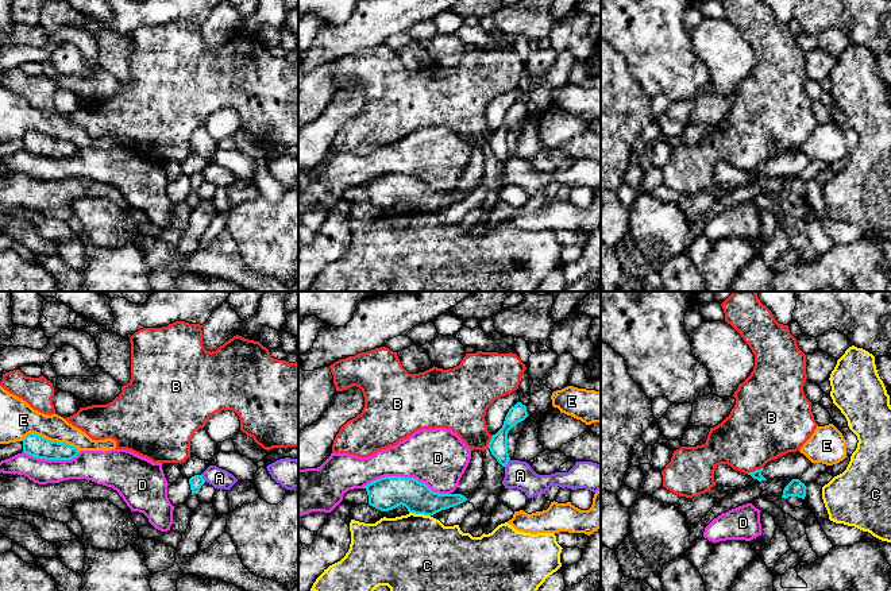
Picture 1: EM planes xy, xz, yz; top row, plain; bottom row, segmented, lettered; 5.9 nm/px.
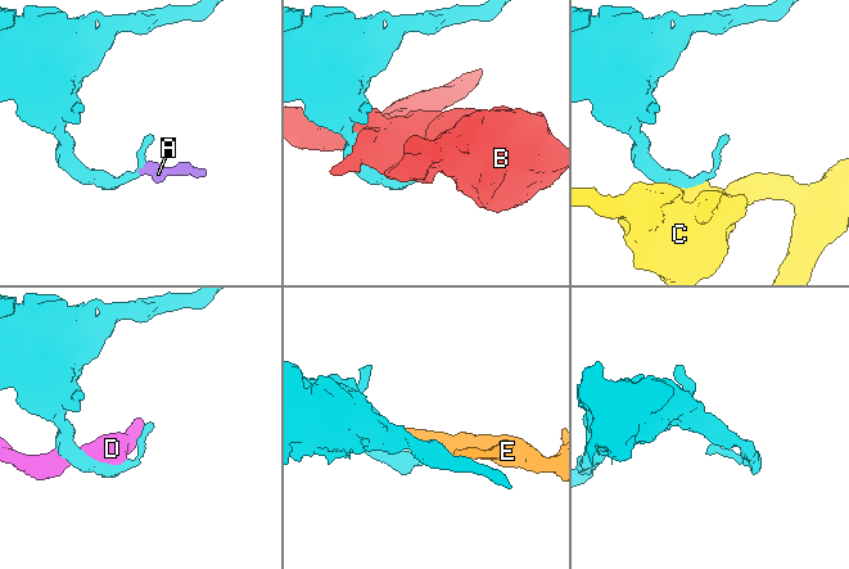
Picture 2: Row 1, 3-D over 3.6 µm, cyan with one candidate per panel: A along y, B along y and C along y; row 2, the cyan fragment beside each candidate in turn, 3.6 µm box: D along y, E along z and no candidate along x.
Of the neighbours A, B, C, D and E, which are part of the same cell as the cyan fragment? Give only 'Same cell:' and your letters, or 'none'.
Same cell: A

